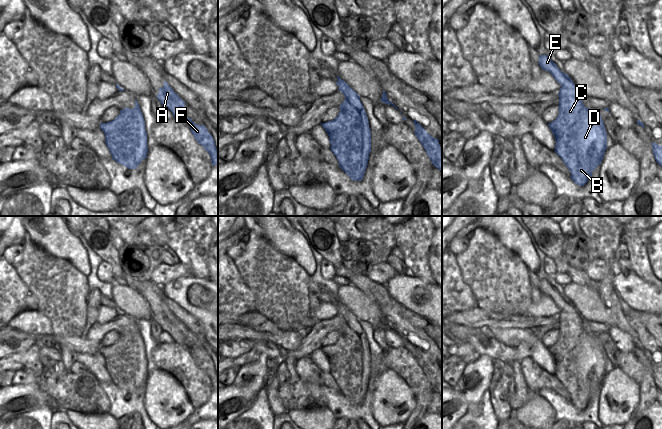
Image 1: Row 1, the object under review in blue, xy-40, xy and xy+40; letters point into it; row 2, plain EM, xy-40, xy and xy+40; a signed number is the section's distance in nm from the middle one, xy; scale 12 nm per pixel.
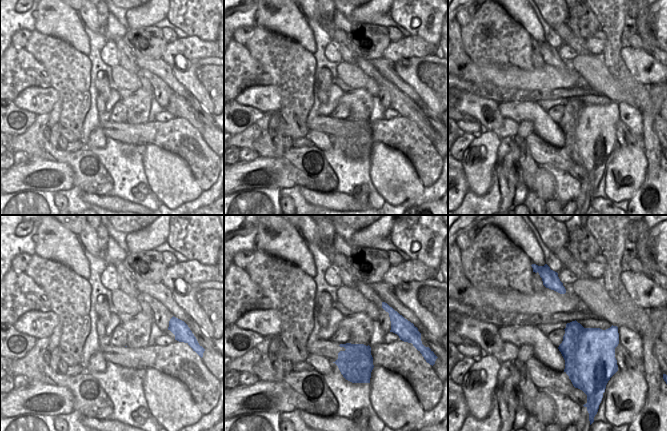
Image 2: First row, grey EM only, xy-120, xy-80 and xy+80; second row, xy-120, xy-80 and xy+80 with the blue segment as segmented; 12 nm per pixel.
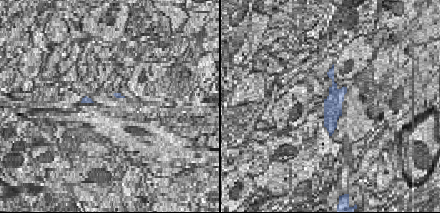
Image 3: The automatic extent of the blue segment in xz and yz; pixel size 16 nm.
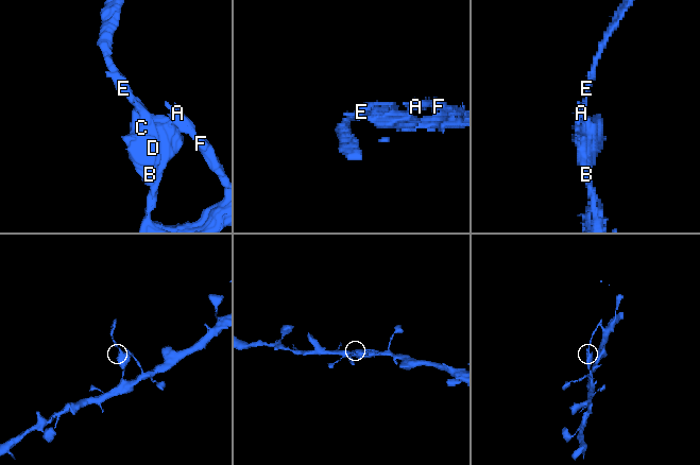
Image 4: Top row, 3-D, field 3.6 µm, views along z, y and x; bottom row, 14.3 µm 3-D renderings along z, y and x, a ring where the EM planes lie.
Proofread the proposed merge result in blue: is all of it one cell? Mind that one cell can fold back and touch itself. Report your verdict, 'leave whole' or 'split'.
split

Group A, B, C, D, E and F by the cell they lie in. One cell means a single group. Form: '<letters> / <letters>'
A B C D F / E

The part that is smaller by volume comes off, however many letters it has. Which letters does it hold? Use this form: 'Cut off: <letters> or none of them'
Cut off: E

